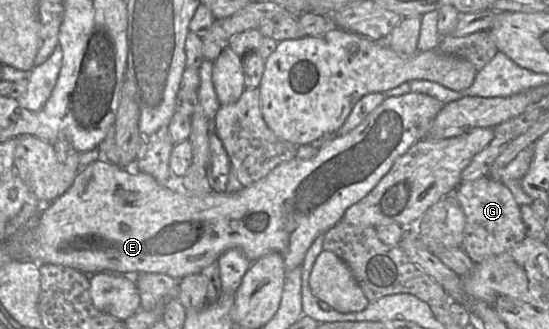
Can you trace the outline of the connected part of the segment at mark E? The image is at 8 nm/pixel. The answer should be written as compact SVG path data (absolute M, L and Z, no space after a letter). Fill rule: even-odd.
M411 91L402 96L387 97L354 129L344 135L338 134L321 146L314 157L306 160L295 157L283 162L266 177L233 194L215 191L207 194L179 193L160 185L147 173L129 173L117 164L97 160L82 167L68 190L42 208L33 229L19 235L26 237L26 258L40 265L71 267L86 275L147 272L166 274L180 280L200 273L218 261L225 251L239 248L251 262L270 252L278 252L288 272L302 266L308 249L318 235L337 225L345 211L365 197L400 156L426 138L444 105L434 97Z

